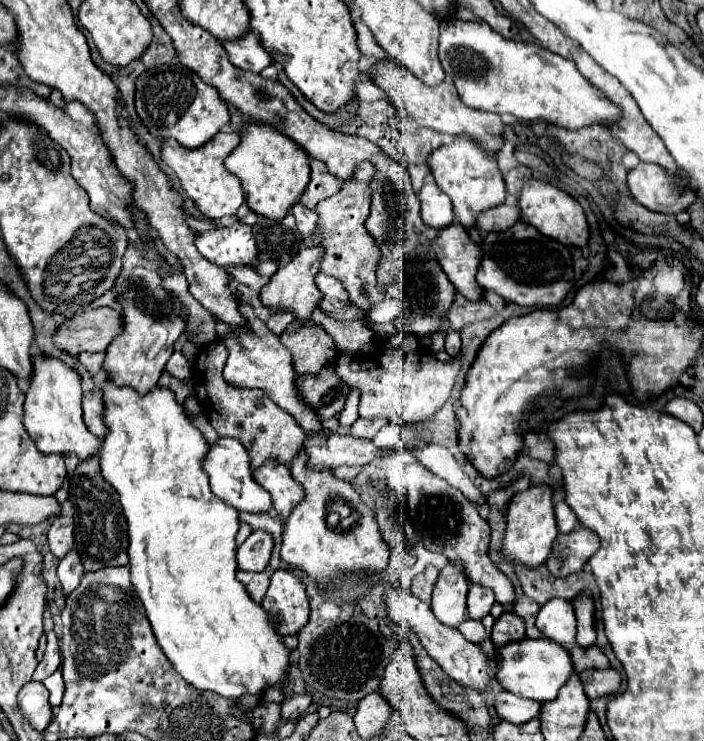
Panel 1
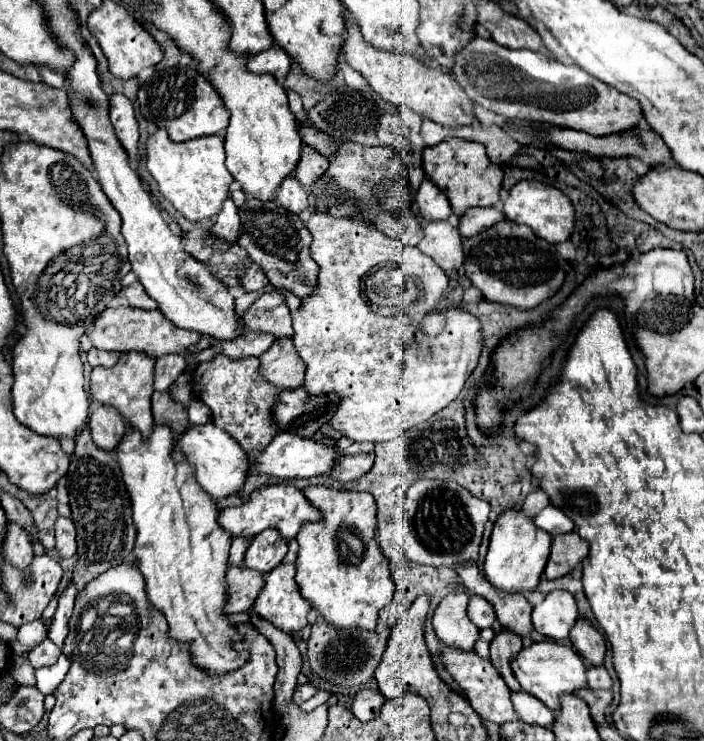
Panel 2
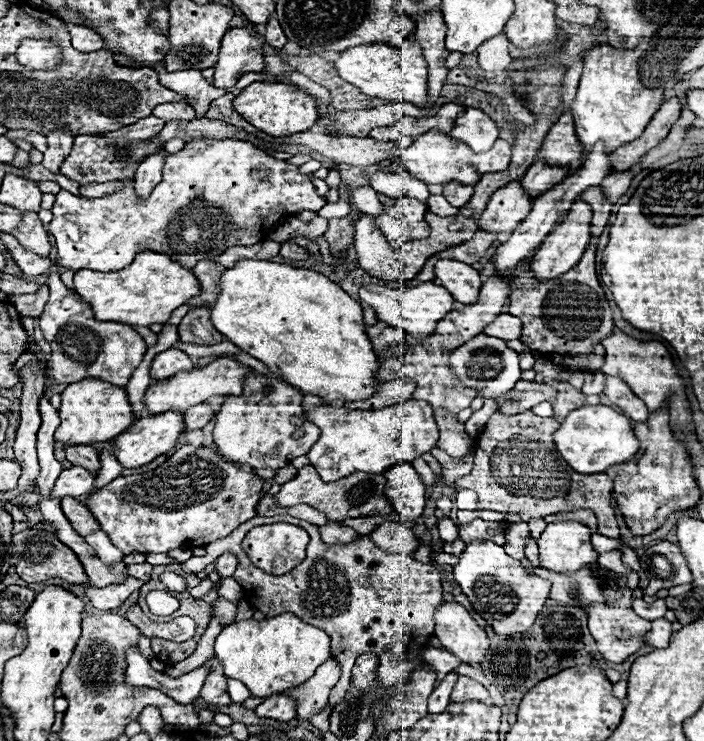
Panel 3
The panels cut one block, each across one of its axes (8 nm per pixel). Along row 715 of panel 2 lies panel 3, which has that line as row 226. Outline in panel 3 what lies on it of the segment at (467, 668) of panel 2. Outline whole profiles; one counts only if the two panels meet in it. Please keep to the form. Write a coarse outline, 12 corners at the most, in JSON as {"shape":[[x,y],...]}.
{"shape":[[512,182],[496,190],[474,220],[504,236],[524,220],[532,198]]}

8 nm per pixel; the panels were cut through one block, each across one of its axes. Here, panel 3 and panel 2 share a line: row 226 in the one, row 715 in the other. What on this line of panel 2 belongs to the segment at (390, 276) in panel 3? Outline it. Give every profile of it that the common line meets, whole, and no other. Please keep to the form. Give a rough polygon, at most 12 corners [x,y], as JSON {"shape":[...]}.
{"shape":[[360,690],[352,712],[370,722],[380,712],[386,698],[376,690]]}

